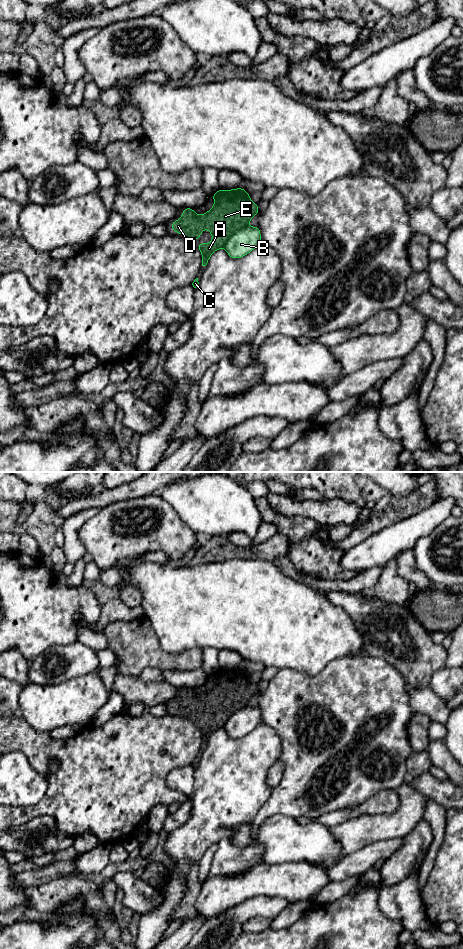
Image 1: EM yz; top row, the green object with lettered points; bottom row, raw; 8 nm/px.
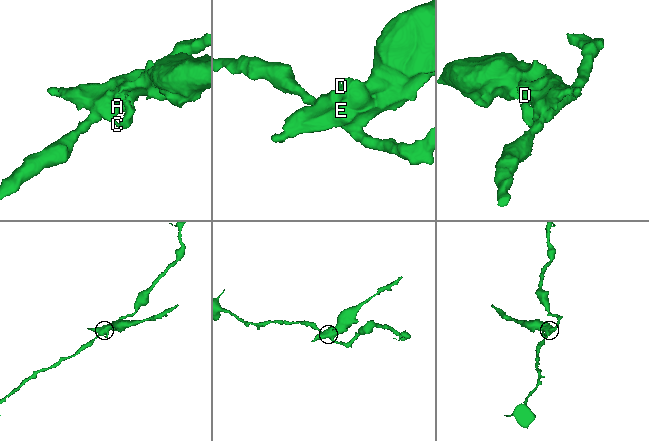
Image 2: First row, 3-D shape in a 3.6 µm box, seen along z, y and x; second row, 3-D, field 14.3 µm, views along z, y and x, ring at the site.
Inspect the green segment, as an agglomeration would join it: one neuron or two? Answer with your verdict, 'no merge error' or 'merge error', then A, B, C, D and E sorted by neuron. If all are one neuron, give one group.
merge error; groups A C D E / B

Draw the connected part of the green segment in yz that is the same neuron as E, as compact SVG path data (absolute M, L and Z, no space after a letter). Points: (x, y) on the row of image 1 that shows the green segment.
M242 187L219 189L210 196L214 198L214 206L208 212L197 215L193 208L183 208L183 216L170 223L175 233L194 241L197 241L204 229L210 231L213 240L197 244L202 254L202 266L206 266L211 255L223 248L235 232L246 227L260 212L258 204L251 201L250 194Z

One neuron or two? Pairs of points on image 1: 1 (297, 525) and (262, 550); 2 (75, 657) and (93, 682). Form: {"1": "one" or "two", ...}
{"1": "two", "2": "two"}

